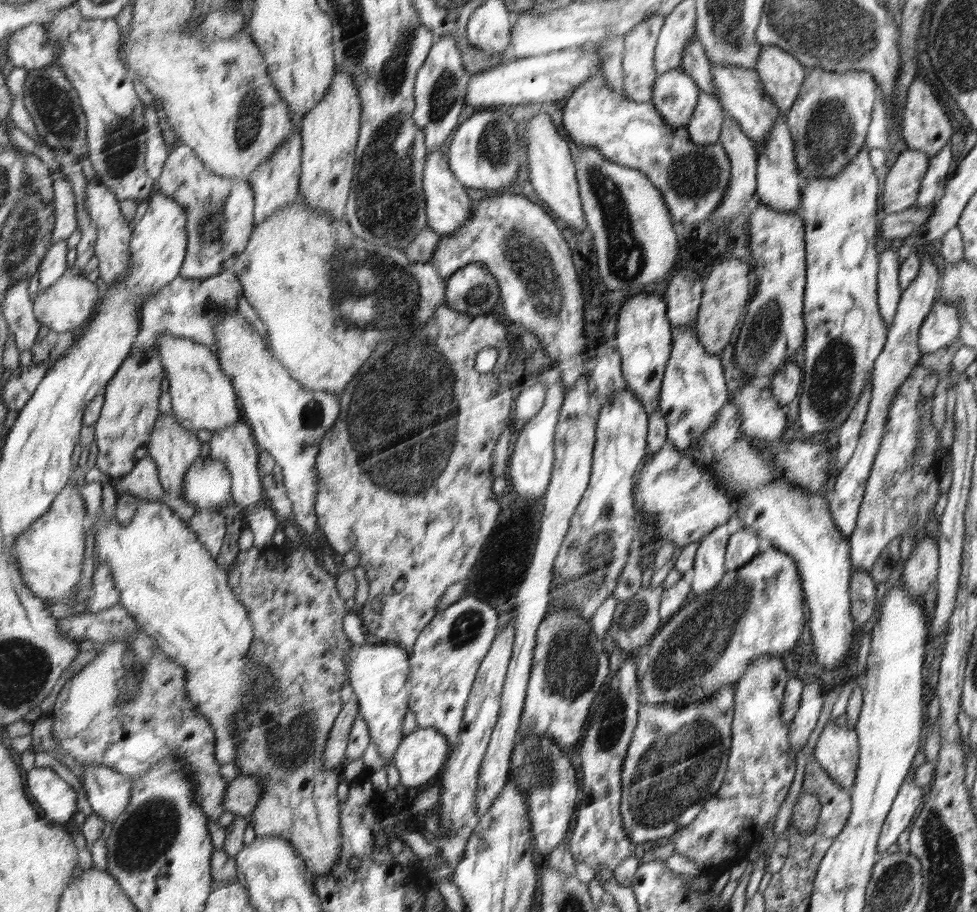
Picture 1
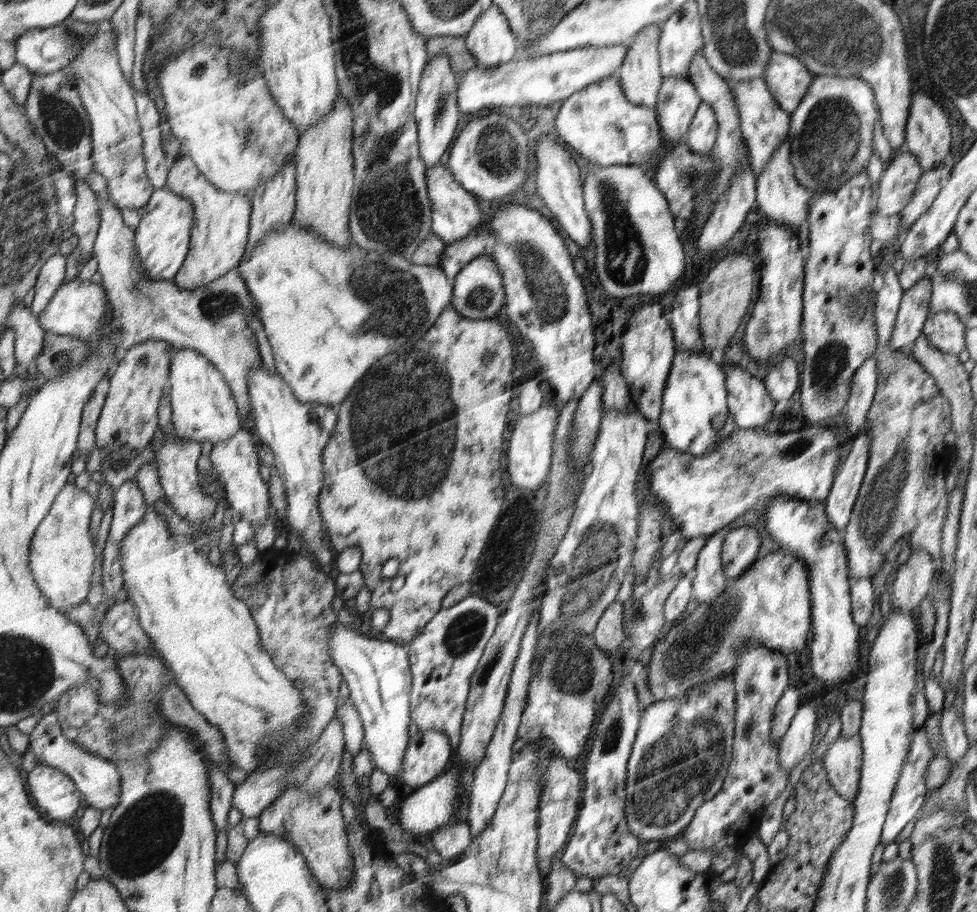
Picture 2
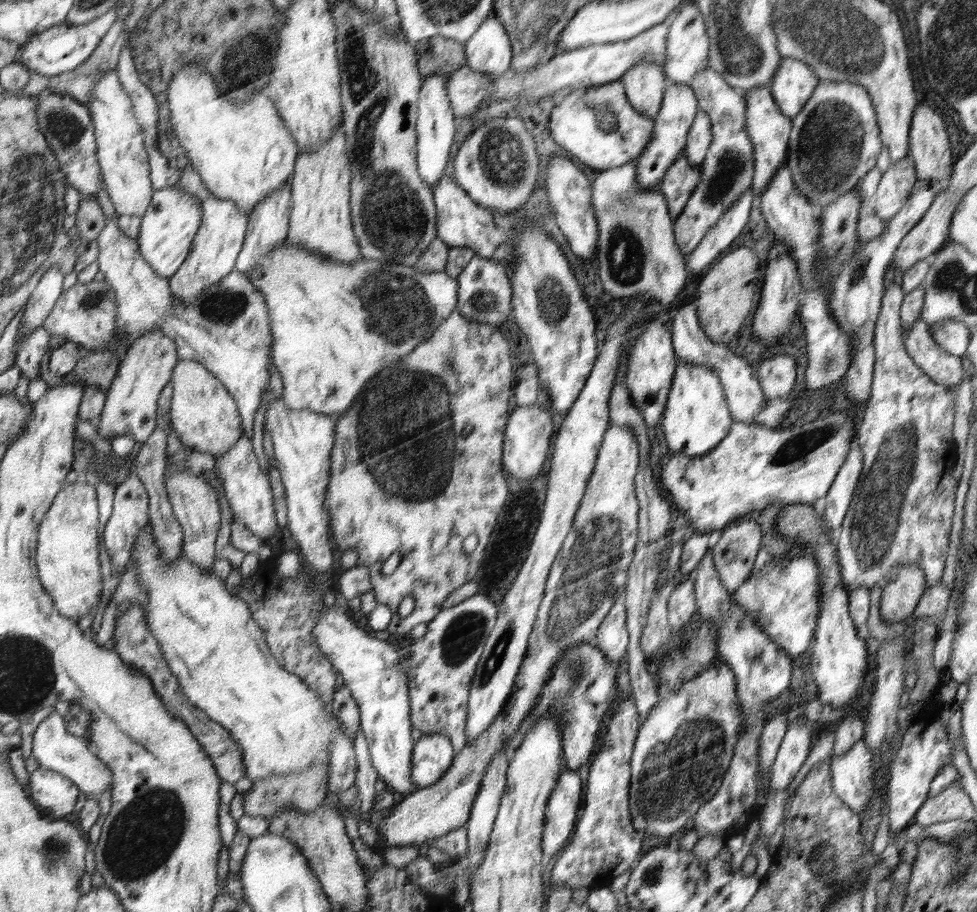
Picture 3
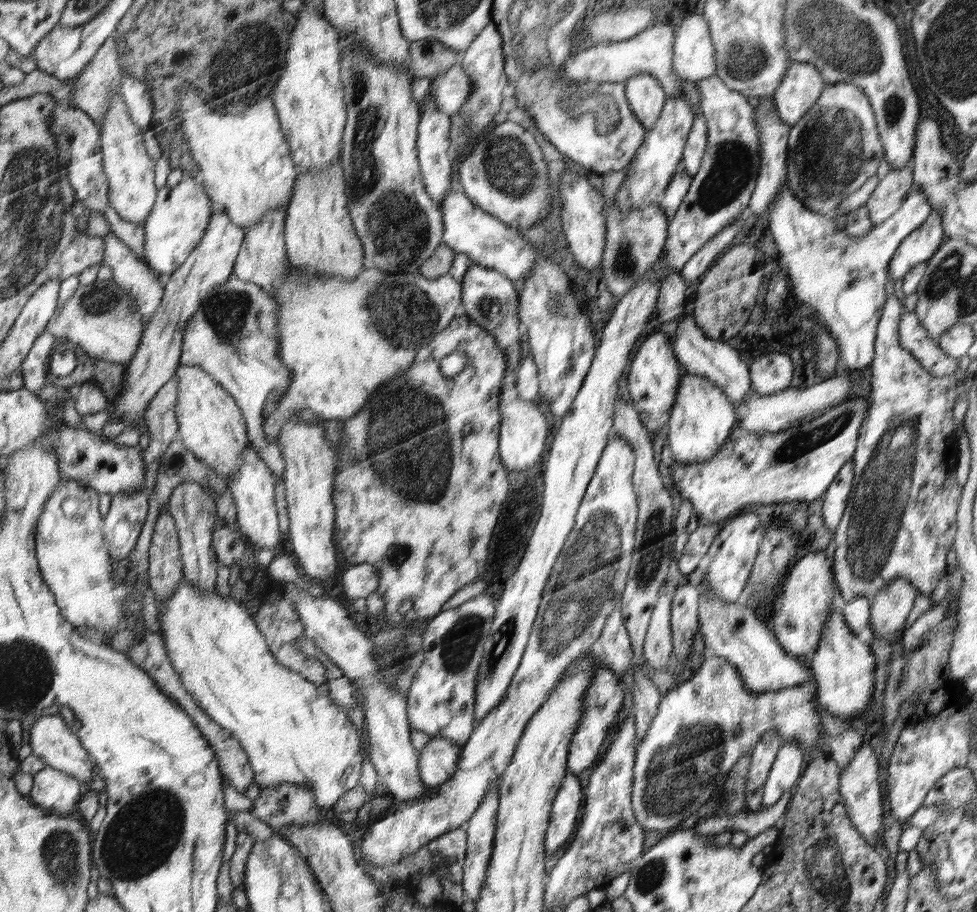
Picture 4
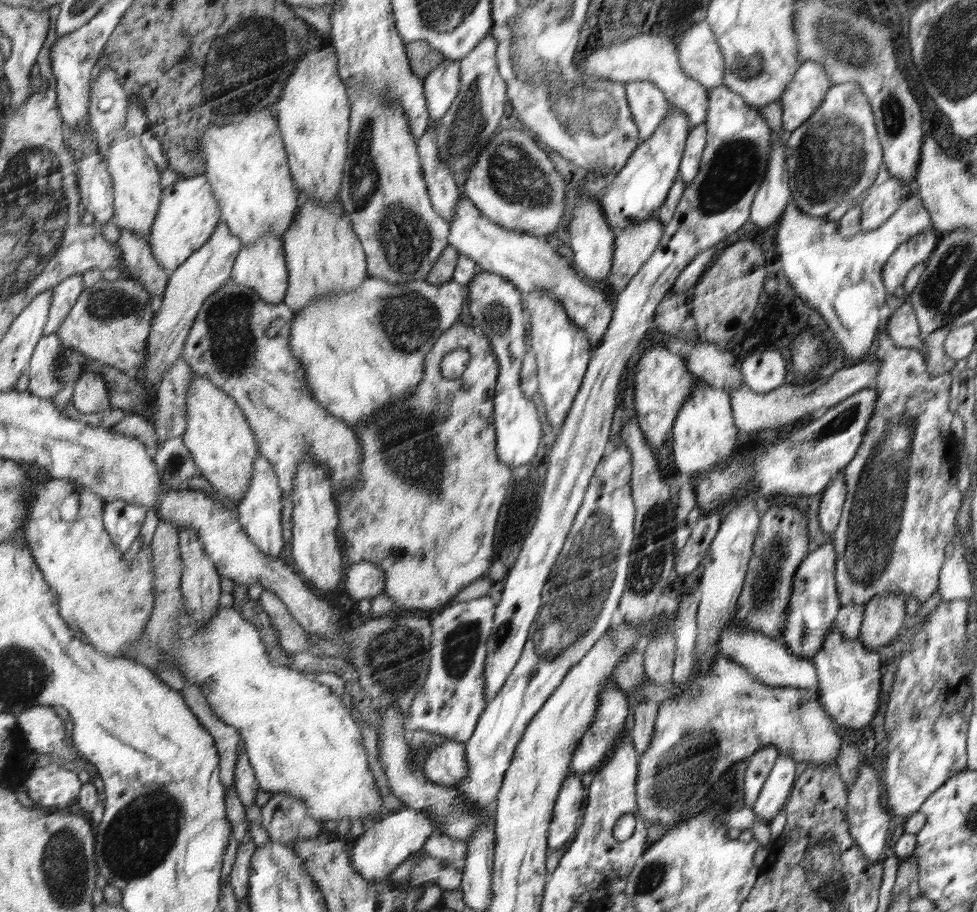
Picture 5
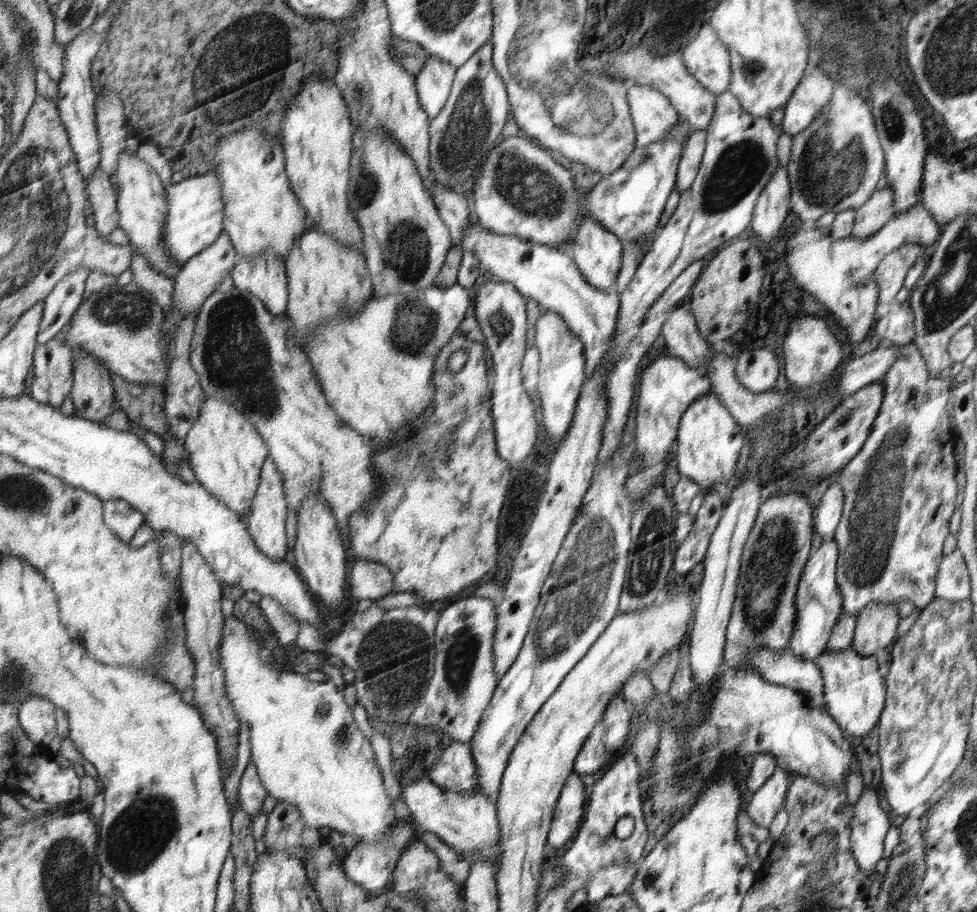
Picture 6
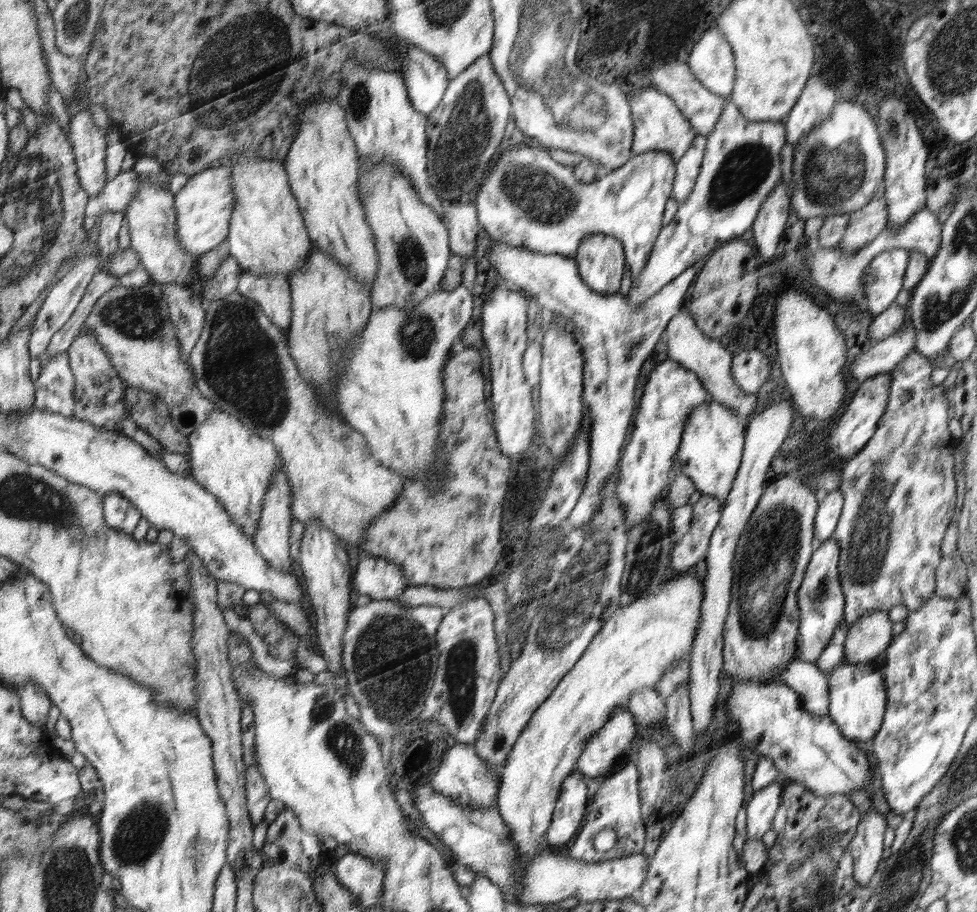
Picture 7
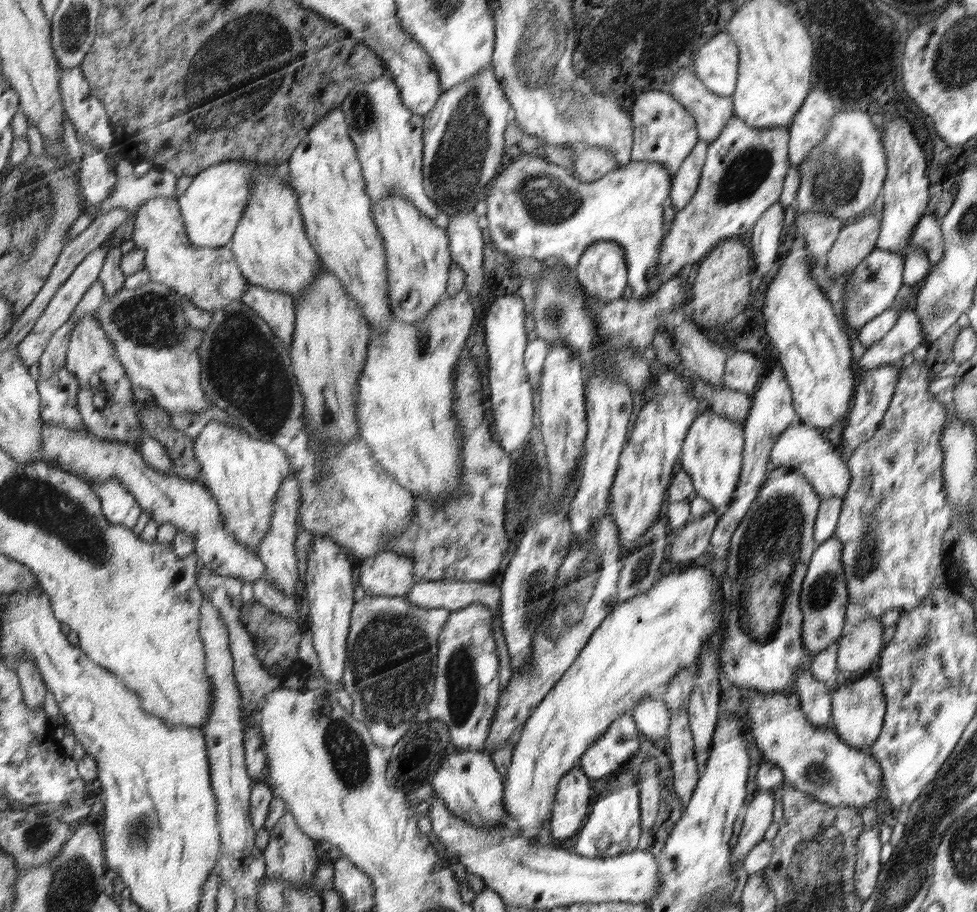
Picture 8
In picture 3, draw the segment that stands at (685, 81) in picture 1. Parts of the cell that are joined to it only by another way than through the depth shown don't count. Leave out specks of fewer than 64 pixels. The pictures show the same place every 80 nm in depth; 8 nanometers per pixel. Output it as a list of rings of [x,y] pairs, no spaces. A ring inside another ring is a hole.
[[[668,83],[655,120],[656,128],[654,134],[652,134],[652,140],[646,146],[644,153],[636,159],[638,183],[644,186],[645,190],[649,190],[649,188],[659,190],[665,175],[685,150],[687,134],[698,111],[698,99],[688,83]]]

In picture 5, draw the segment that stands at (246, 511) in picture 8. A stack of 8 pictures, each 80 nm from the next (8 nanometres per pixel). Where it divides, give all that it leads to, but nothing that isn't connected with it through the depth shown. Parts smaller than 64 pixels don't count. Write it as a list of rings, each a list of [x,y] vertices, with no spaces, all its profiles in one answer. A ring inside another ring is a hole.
[[[195,374],[187,390],[186,420],[186,431],[181,439],[190,451],[195,467],[214,490],[240,503],[253,478],[254,461],[261,454],[244,411],[235,399],[214,386],[205,375]]]

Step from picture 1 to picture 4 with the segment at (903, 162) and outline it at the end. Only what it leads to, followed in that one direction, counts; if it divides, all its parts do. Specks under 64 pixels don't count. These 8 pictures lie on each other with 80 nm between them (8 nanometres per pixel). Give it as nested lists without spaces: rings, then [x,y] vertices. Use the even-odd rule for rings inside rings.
[[[912,162],[904,168],[891,169],[876,185],[874,192],[866,202],[869,219],[873,224],[880,224],[898,210],[914,188]]]

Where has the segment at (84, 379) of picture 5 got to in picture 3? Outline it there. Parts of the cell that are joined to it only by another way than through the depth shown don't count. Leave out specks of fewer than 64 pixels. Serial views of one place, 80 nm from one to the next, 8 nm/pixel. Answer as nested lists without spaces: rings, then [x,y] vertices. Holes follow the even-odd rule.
[[[189,164],[180,169],[182,175],[174,186],[180,187],[187,193],[201,199],[201,209],[204,217],[201,220],[201,228],[198,229],[196,240],[190,249],[189,256],[180,266],[173,277],[169,279],[170,295],[180,299],[180,303],[188,305],[197,301],[201,294],[211,285],[216,285],[227,277],[236,268],[237,258],[244,246],[248,230],[249,217],[245,210],[236,205],[233,200],[218,198],[204,185],[201,175]],[[162,331],[144,333],[138,339],[138,341],[129,346],[126,354],[120,359],[118,372],[107,393],[96,385],[89,384],[81,401],[79,408],[80,419],[90,422],[97,420],[98,428],[96,428],[96,432],[106,441],[114,436],[130,435],[133,436],[136,443],[145,443],[154,434],[156,431],[156,404],[158,396],[160,396],[162,388],[170,382],[170,376],[173,376],[172,370],[176,368],[178,363],[180,354],[176,354],[177,344]]]

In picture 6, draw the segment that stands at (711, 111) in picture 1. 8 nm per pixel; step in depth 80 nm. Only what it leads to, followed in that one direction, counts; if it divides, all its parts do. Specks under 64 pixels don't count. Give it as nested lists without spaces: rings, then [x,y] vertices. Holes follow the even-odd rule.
[[[707,130],[689,132],[683,146],[680,164],[677,170],[676,187],[680,193],[687,191],[694,182],[705,151]]]

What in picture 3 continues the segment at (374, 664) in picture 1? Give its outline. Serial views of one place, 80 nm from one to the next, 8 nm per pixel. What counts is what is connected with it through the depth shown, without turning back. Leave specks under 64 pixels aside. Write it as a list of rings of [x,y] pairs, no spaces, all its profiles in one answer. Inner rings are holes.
[[[326,607],[321,610],[320,620],[314,628],[316,641],[320,649],[337,667],[338,672],[344,678],[346,688],[353,694],[354,700],[359,708],[359,717],[361,720],[361,729],[369,748],[370,761],[376,770],[379,779],[386,783],[386,789],[393,794],[398,792],[405,797],[412,795],[416,787],[413,784],[412,767],[413,767],[413,744],[410,736],[411,716],[408,716],[408,687],[409,675],[406,673],[404,664],[400,666],[400,654],[398,648],[385,641],[384,636],[371,636],[366,631],[356,628],[346,616],[343,609],[338,607]]]

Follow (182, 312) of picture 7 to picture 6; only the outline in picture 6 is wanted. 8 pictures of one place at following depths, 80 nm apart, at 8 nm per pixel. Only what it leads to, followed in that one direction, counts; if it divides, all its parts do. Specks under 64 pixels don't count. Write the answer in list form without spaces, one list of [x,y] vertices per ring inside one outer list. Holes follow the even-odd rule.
[[[133,248],[133,262],[130,271],[133,275],[132,282],[150,291],[157,298],[162,308],[172,307],[172,293],[174,293],[174,281],[166,274],[149,266],[149,262],[143,257],[139,250]],[[198,311],[184,316],[178,322],[178,331],[175,334],[174,348],[172,356],[174,360],[168,365],[169,374],[167,374],[167,382],[165,382],[164,394],[164,416],[166,416],[166,426],[168,426],[168,434],[174,435],[182,440],[196,421],[200,417],[200,409],[205,401],[205,394],[199,383],[199,376],[190,364],[190,343],[192,343],[193,334],[195,333],[196,318]]]

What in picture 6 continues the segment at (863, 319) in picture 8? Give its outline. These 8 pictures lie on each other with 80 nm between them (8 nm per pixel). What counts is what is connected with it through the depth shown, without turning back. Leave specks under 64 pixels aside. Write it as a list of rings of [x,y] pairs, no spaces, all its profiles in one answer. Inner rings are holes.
[[[906,244],[886,254],[876,267],[876,285],[878,285],[878,305],[893,304],[902,289],[907,272],[912,268],[916,258],[926,254],[921,244]]]

